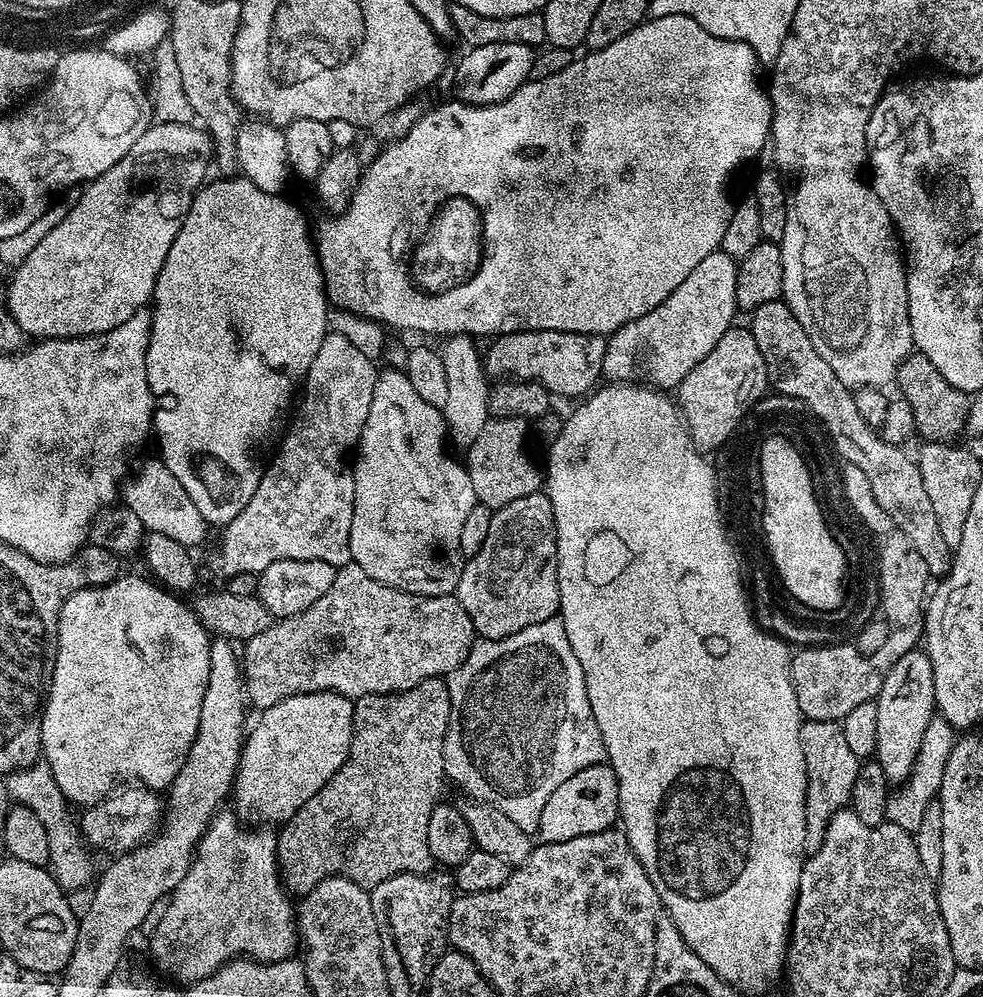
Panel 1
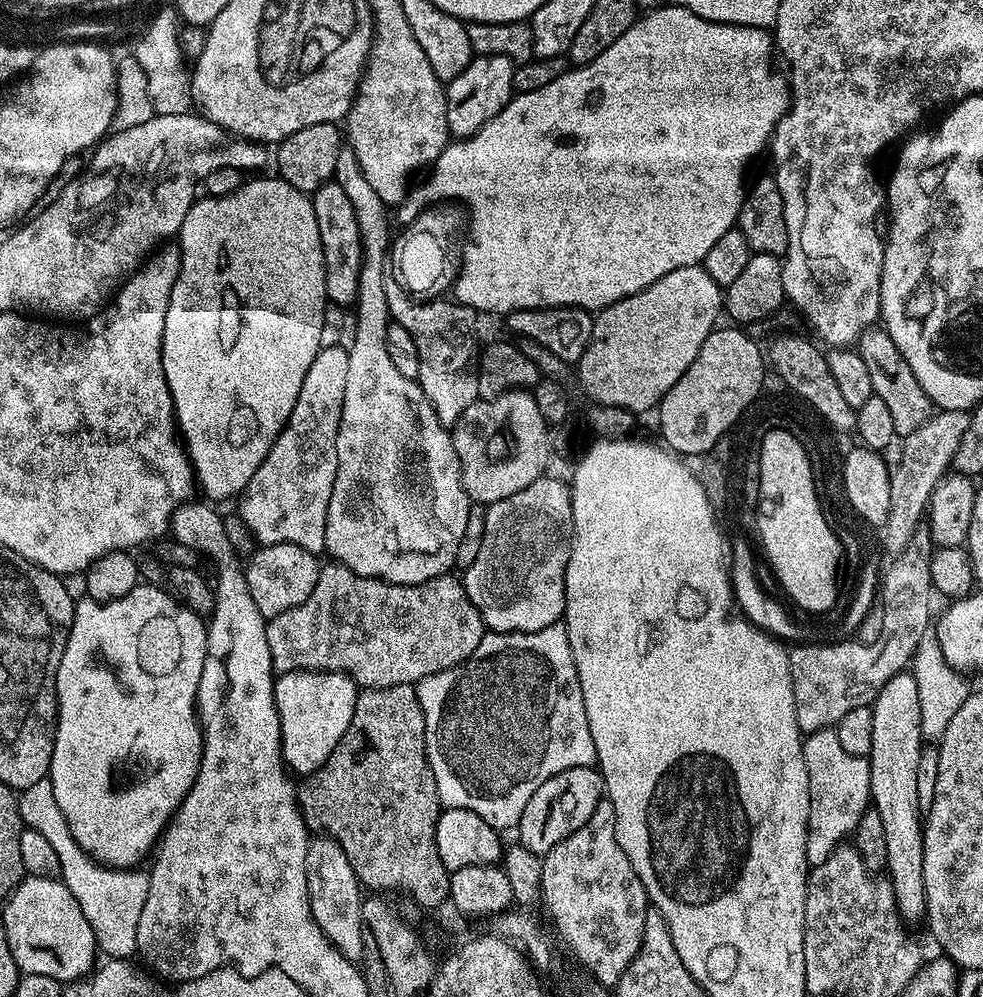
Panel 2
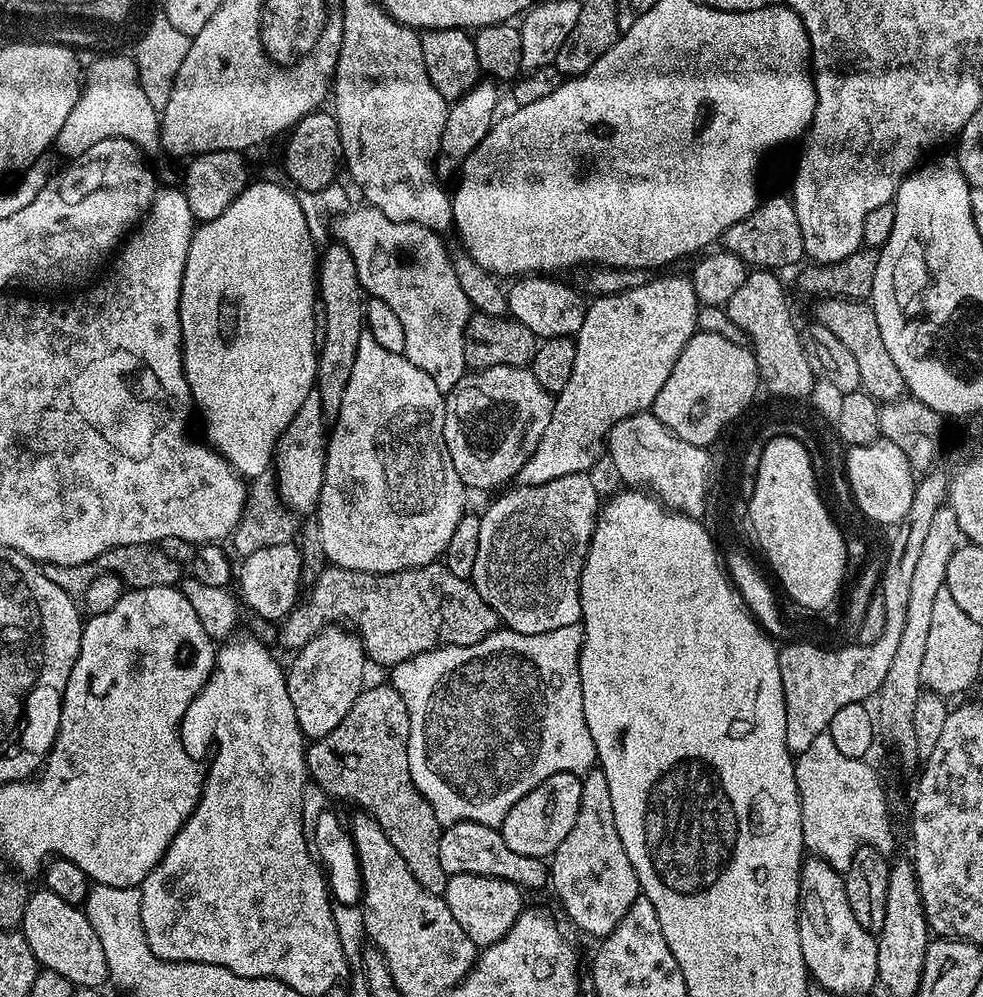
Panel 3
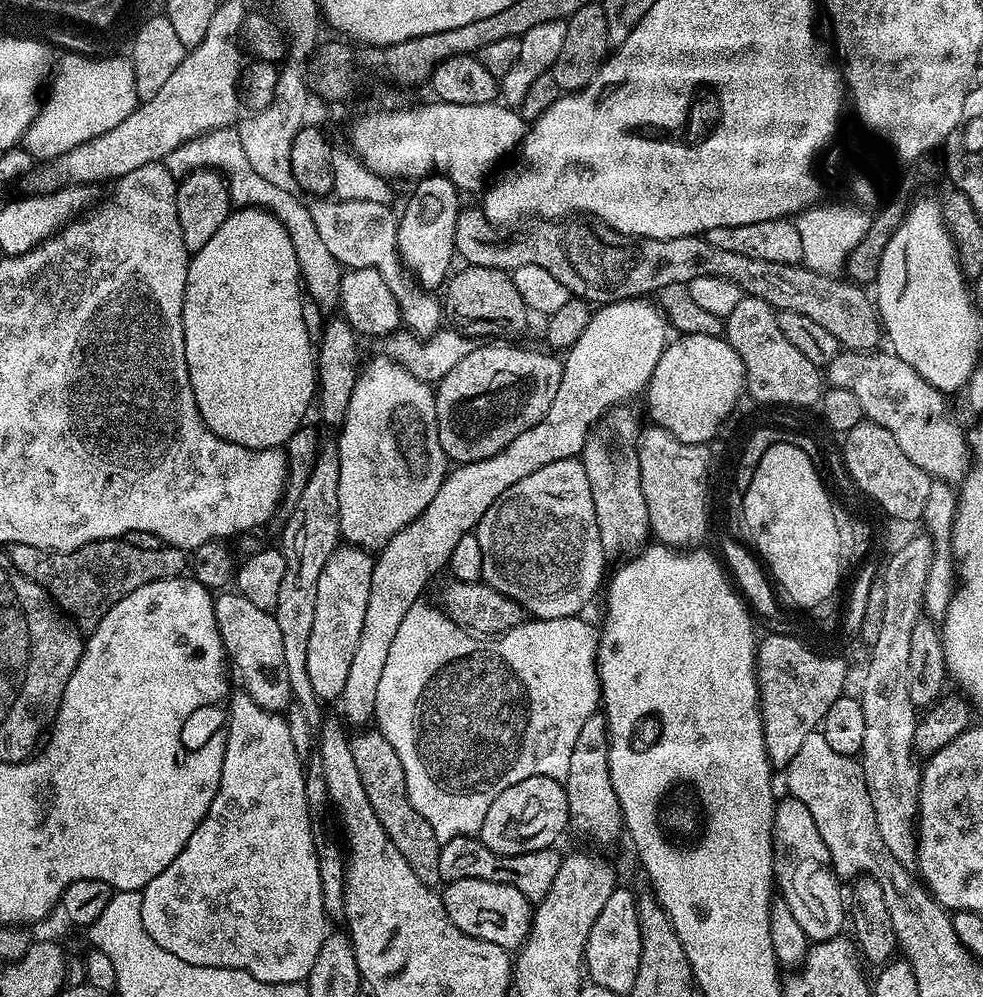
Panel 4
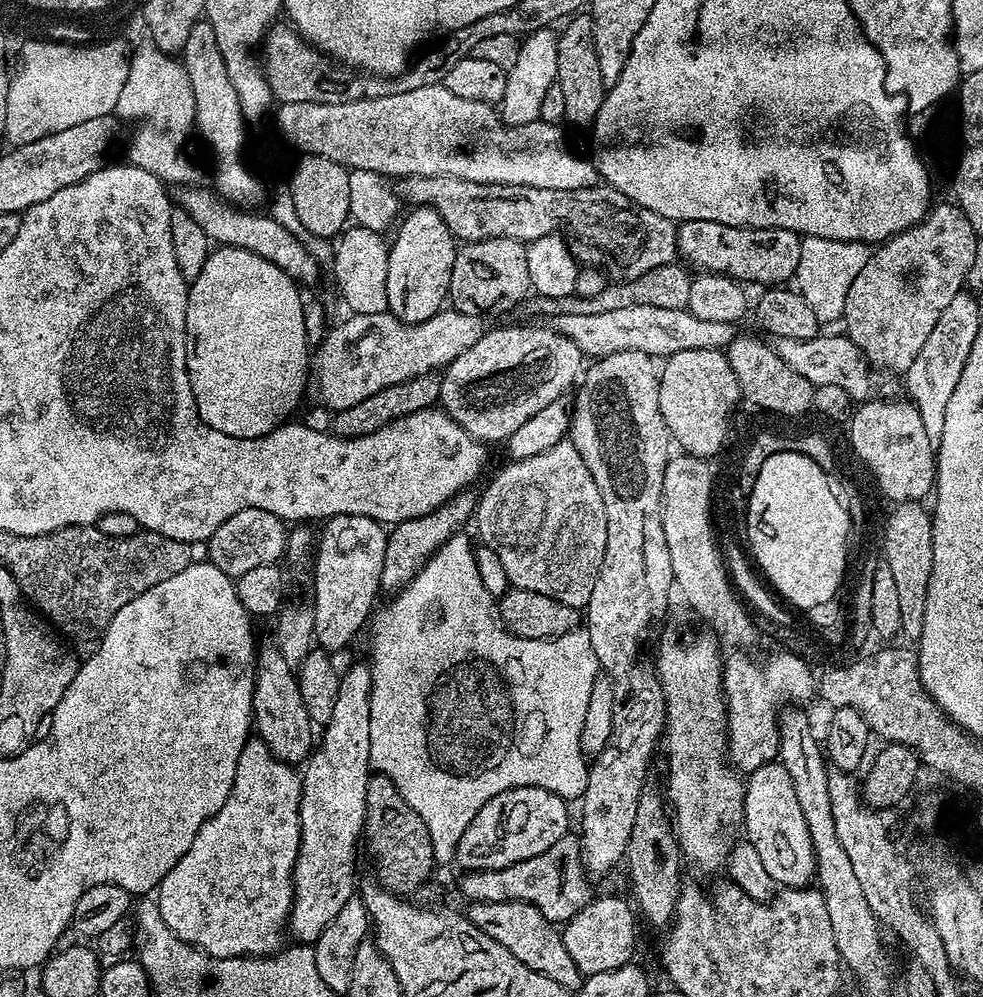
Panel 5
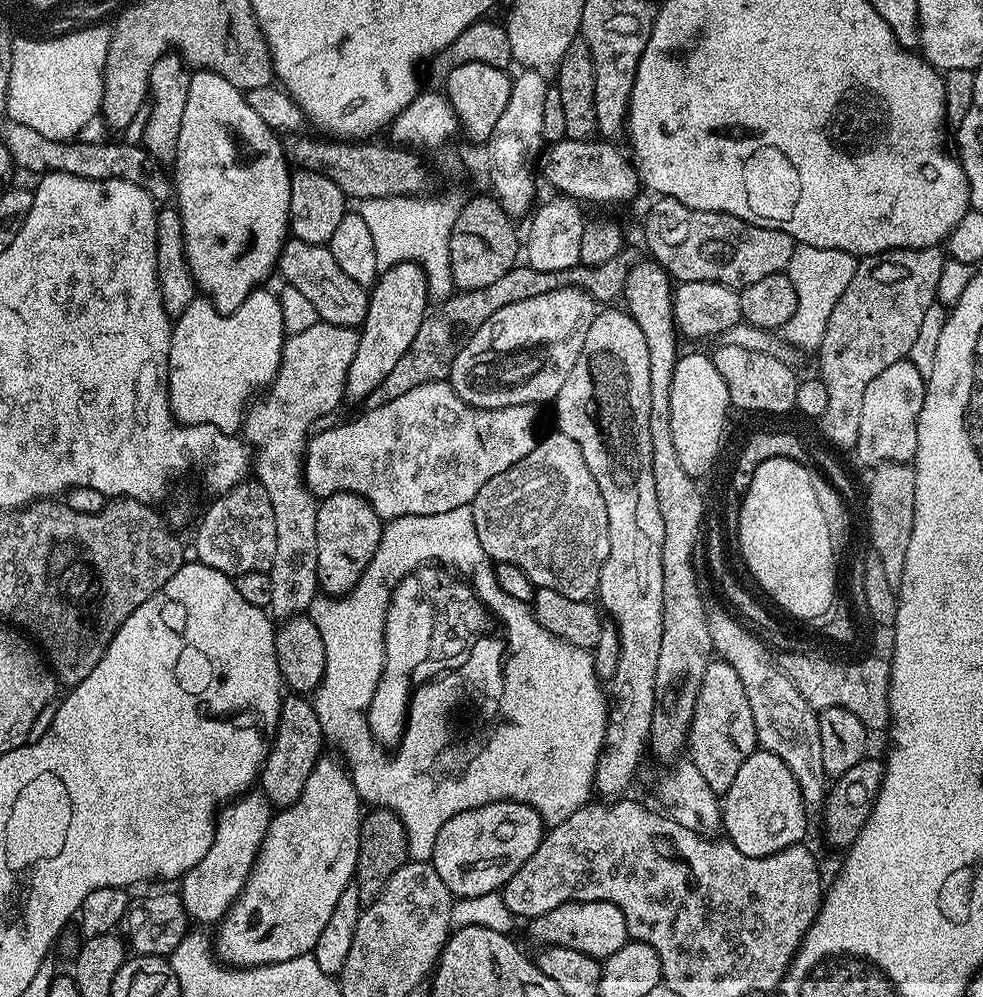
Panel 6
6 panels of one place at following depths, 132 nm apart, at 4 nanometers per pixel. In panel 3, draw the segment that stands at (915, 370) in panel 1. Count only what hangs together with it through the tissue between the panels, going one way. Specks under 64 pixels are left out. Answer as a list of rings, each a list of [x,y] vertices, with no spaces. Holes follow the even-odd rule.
[[[827,299],[817,306],[815,319],[826,326],[826,330],[831,330],[858,361],[861,389],[869,392],[877,402],[901,399],[906,392],[904,379],[902,374],[898,374],[898,366],[894,366],[894,358],[890,358],[890,350],[886,350],[886,342],[882,342],[882,330],[878,330],[878,318],[874,318],[871,303],[863,300]]]

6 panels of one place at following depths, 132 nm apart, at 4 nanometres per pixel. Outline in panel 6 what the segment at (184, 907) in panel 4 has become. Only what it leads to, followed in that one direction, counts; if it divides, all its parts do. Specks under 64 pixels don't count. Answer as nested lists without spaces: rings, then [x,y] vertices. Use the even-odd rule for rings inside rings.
[[[249,790],[219,809],[216,833],[210,842],[210,850],[206,850],[202,862],[185,872],[179,881],[181,902],[195,923],[197,920],[200,924],[219,925],[232,908],[233,902],[246,886],[273,815],[274,806],[260,790]]]

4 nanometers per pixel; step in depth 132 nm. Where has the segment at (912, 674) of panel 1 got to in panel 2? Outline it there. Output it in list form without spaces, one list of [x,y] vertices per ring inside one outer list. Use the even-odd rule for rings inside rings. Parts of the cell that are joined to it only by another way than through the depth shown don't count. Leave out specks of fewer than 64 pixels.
[[[905,670],[894,674],[886,686],[870,705],[874,714],[874,746],[868,756],[870,766],[870,804],[876,809],[883,823],[883,833],[886,834],[886,878],[891,881],[896,895],[897,905],[909,921],[925,919],[926,890],[922,878],[922,858],[924,857],[924,821],[918,806],[918,758],[926,747],[926,739],[920,727],[922,726],[921,703],[918,700],[917,682],[911,671]]]

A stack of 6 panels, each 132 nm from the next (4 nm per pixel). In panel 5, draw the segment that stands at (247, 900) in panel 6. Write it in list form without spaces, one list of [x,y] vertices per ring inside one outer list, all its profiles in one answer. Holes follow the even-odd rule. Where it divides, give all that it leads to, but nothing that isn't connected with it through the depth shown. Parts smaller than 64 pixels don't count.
[[[367,663],[352,664],[343,669],[338,694],[334,698],[334,710],[330,722],[323,725],[321,734],[302,768],[300,776],[300,848],[296,864],[292,868],[292,909],[287,916],[287,927],[299,943],[312,944],[330,918],[346,906],[354,894],[356,884],[356,844],[361,843],[366,814],[366,790],[370,775],[370,696],[371,673]]]

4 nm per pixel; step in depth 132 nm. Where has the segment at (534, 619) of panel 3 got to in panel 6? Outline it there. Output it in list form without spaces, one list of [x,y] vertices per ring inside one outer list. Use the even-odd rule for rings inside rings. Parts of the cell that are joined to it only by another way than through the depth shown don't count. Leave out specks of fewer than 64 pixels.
[[[558,430],[553,431],[553,436],[548,436],[545,440],[543,437],[537,443],[536,448],[530,450],[530,454],[526,454],[526,458],[522,458],[516,464],[502,470],[502,474],[490,478],[490,482],[486,482],[486,486],[482,486],[482,490],[478,490],[478,494],[473,498],[470,507],[474,514],[474,526],[478,530],[478,542],[482,542],[482,550],[486,550],[486,554],[491,556],[493,561],[518,566],[537,588],[558,590],[558,594],[562,594],[566,598],[588,600],[597,595],[602,566],[610,554],[606,502],[602,502],[602,490],[598,490],[598,482],[594,482],[594,474],[590,474],[590,466],[586,466],[586,458],[582,458],[582,450],[578,450],[578,442],[574,442],[574,438],[566,438],[566,434],[562,434]]]

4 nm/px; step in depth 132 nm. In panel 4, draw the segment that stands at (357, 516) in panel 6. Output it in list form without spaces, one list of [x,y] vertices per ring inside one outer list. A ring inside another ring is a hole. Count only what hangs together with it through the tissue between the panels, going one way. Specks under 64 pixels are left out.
[[[344,542],[330,554],[330,558],[326,558],[326,566],[322,566],[322,574],[318,577],[318,603],[314,606],[314,627],[310,630],[310,646],[306,650],[306,671],[310,673],[314,694],[321,702],[339,701],[342,686],[346,686],[350,658],[354,658],[354,649],[362,634],[362,622],[366,618],[366,602],[370,602],[373,563],[374,556],[369,549],[357,548],[355,544]]]

